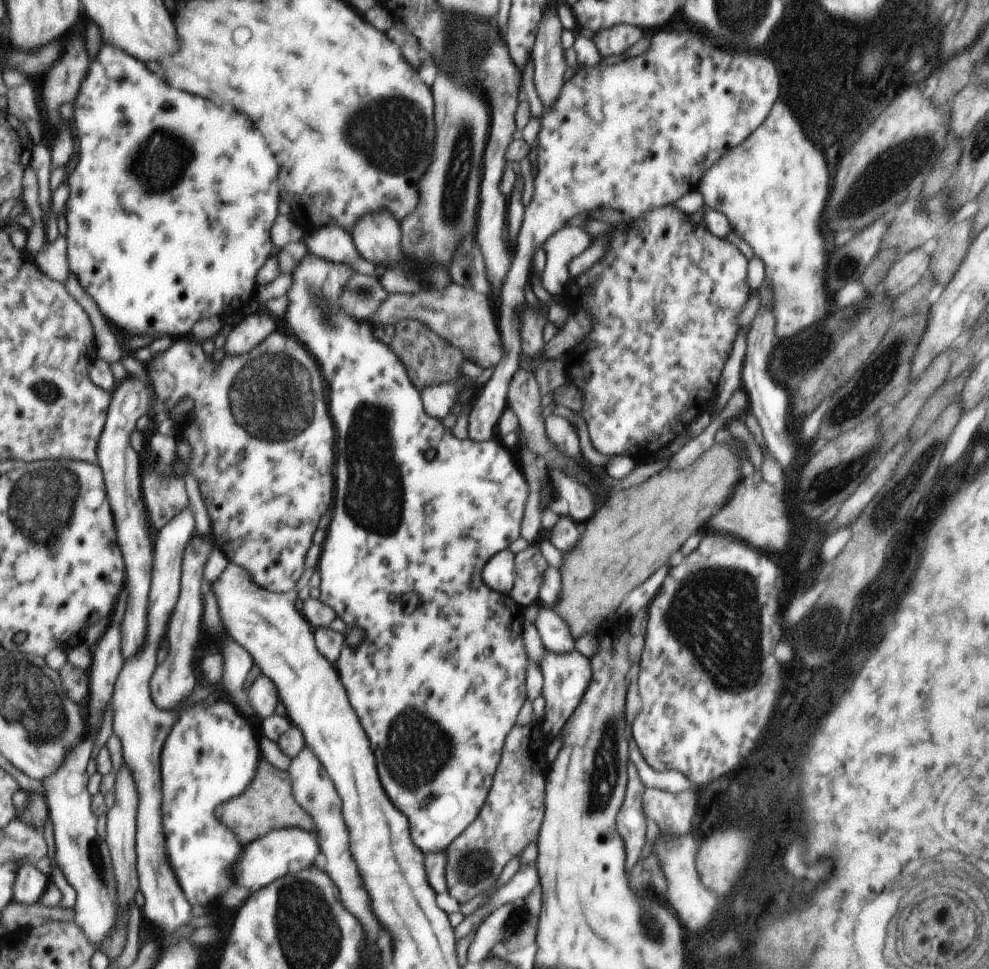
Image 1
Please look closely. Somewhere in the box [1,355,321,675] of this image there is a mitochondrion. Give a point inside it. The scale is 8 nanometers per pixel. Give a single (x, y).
(41, 498)

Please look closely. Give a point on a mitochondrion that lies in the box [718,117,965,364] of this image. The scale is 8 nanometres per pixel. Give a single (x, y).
(888, 178)

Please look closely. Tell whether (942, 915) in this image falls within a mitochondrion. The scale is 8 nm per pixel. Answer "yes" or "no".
no

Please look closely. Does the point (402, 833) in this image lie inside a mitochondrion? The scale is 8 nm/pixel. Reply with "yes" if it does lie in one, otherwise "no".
no

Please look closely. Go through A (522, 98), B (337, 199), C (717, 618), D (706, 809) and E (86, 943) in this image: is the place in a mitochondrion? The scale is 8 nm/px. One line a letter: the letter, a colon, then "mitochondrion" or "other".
A: other
B: other
C: mitochondrion
D: other
E: other

